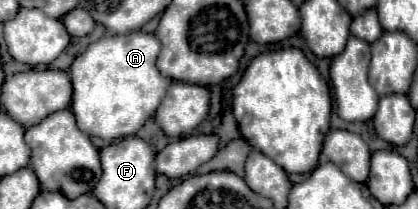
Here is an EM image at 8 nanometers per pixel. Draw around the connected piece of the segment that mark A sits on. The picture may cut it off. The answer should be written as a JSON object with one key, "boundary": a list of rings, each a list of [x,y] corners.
{"boundary":[[[132,32],[126,36],[106,34],[78,54],[68,70],[74,86],[72,112],[78,128],[104,140],[136,134],[142,124],[154,116],[166,88],[172,82],[156,68],[158,52],[160,40],[156,34]]]}

